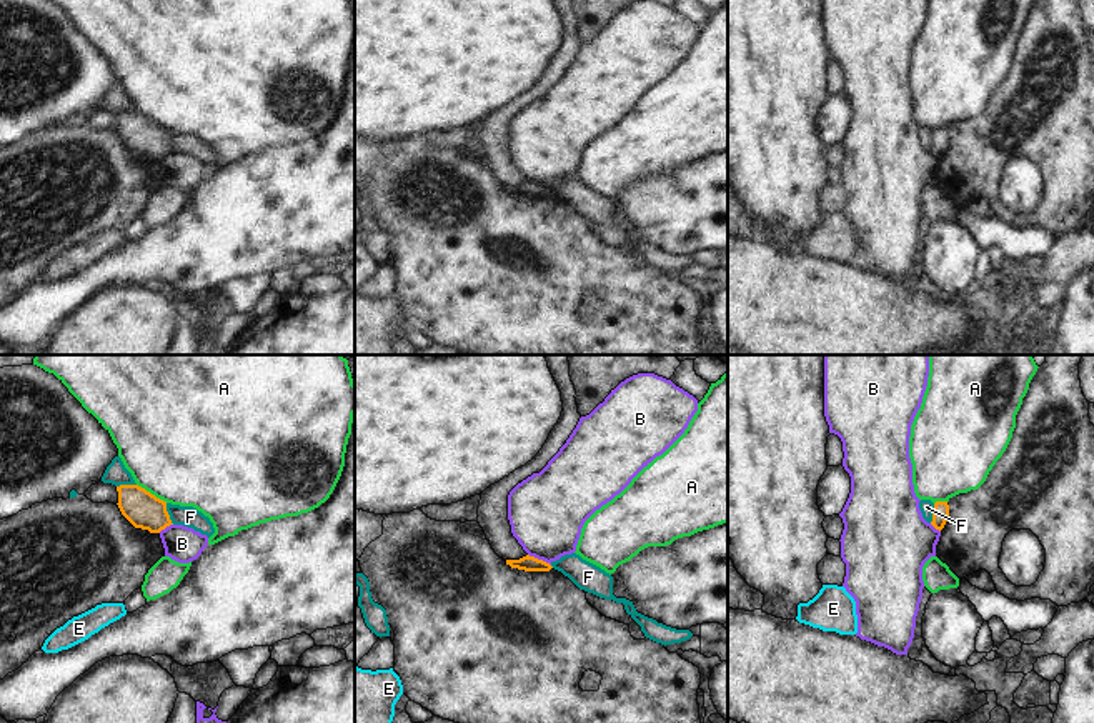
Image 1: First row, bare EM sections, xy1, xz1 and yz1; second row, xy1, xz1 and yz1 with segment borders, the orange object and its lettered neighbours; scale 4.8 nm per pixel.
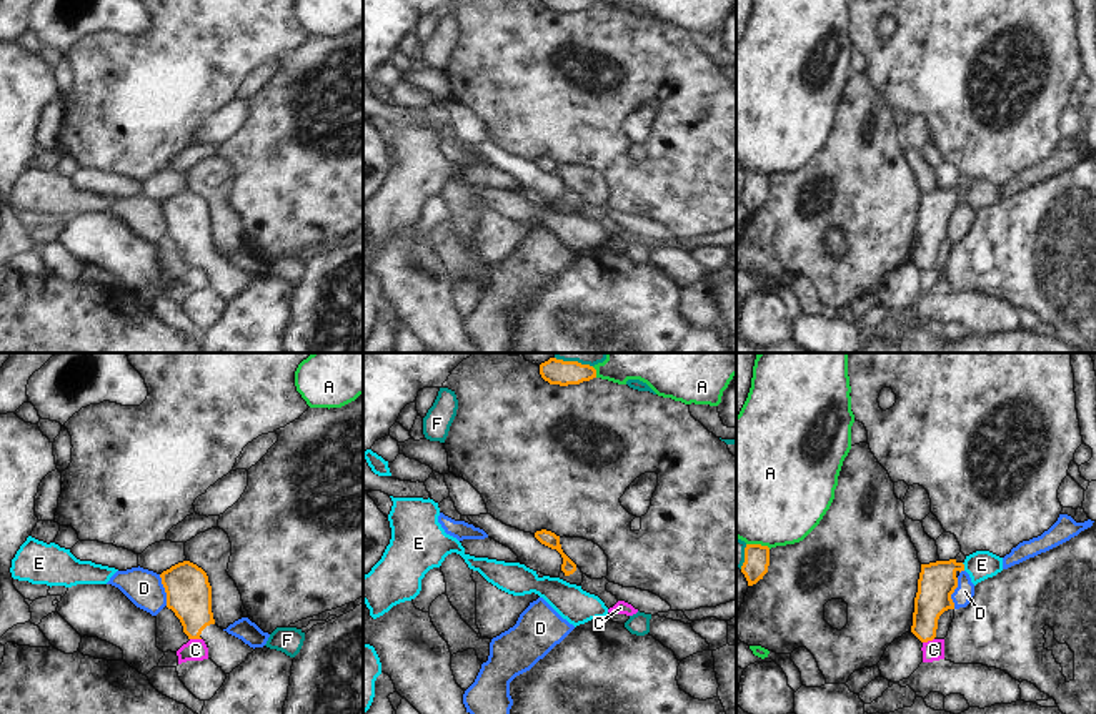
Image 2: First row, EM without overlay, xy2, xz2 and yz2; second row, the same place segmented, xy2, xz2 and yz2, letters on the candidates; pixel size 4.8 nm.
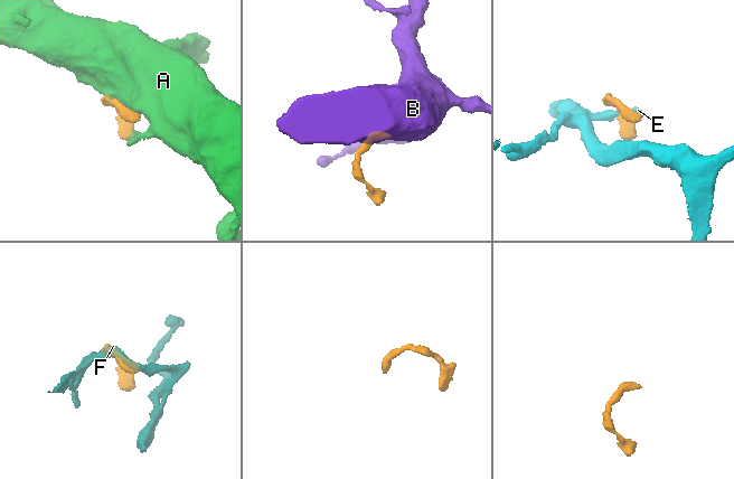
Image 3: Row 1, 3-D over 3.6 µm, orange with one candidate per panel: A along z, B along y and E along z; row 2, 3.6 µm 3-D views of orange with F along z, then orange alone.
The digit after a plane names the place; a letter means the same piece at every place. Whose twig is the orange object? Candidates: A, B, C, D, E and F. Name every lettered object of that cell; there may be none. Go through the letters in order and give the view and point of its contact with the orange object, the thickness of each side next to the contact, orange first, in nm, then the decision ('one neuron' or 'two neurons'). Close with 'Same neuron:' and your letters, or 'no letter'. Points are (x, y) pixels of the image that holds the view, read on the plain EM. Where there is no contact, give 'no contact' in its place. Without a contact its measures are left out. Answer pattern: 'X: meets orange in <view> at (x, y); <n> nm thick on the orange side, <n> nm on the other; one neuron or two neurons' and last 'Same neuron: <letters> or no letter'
A: meets orange in xy1 at (150, 120); 180 nm thick on the orange side, 500 nm on the other; two neurons
B: meets orange in xz1 at (540, 187); 80 nm thick on the orange side, 380 nm on the other; two neurons
C: meets orange in xy2 at (195, 265); 220 nm thick on the orange side, 110 nm on the other; two neurons
D: meets orange in xy2 at (165, 217); 220 nm thick on the orange side, 180 nm on the other; two neurons
E: meets orange in yz2 at (963, 193); 180 nm thick on the orange side, 140 nm on the other; two neurons
F: meets orange in xy1 at (167, 140); 180 nm thick on the orange side, 100 nm on the other; two neurons
Same neuron: no letter

